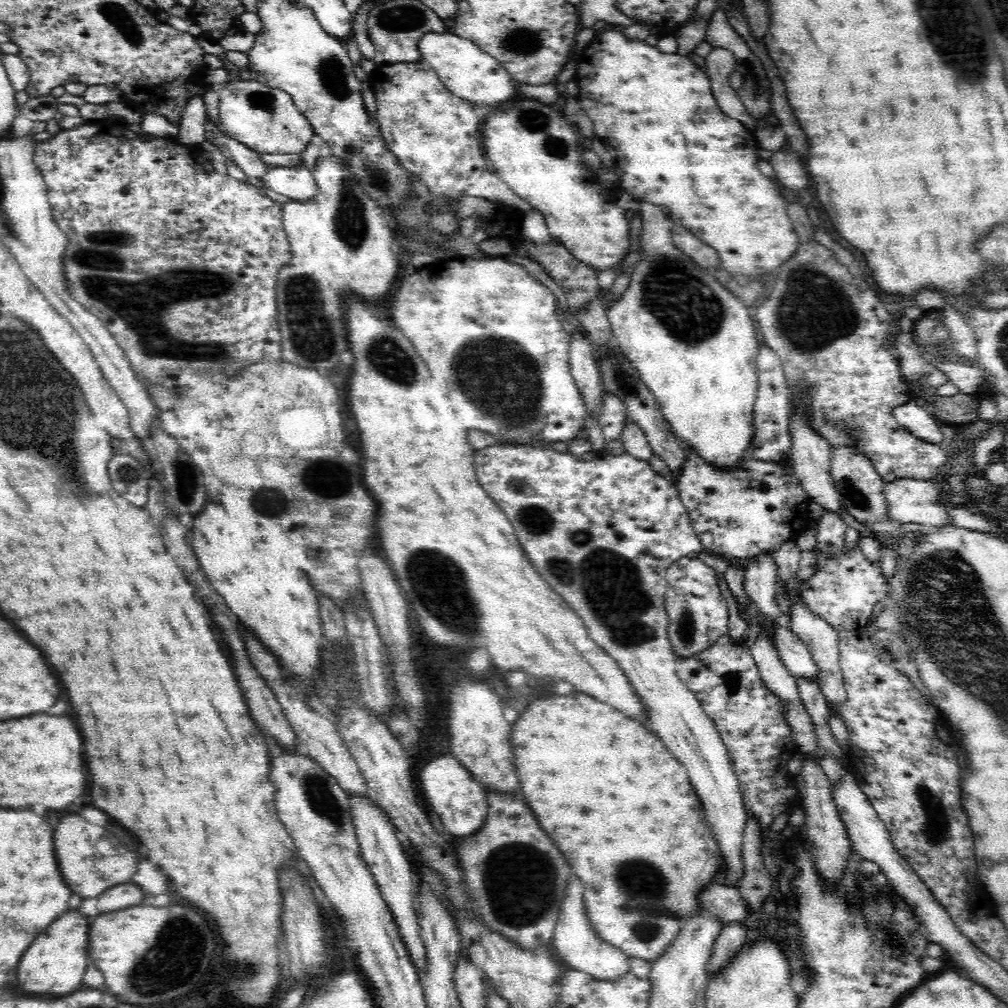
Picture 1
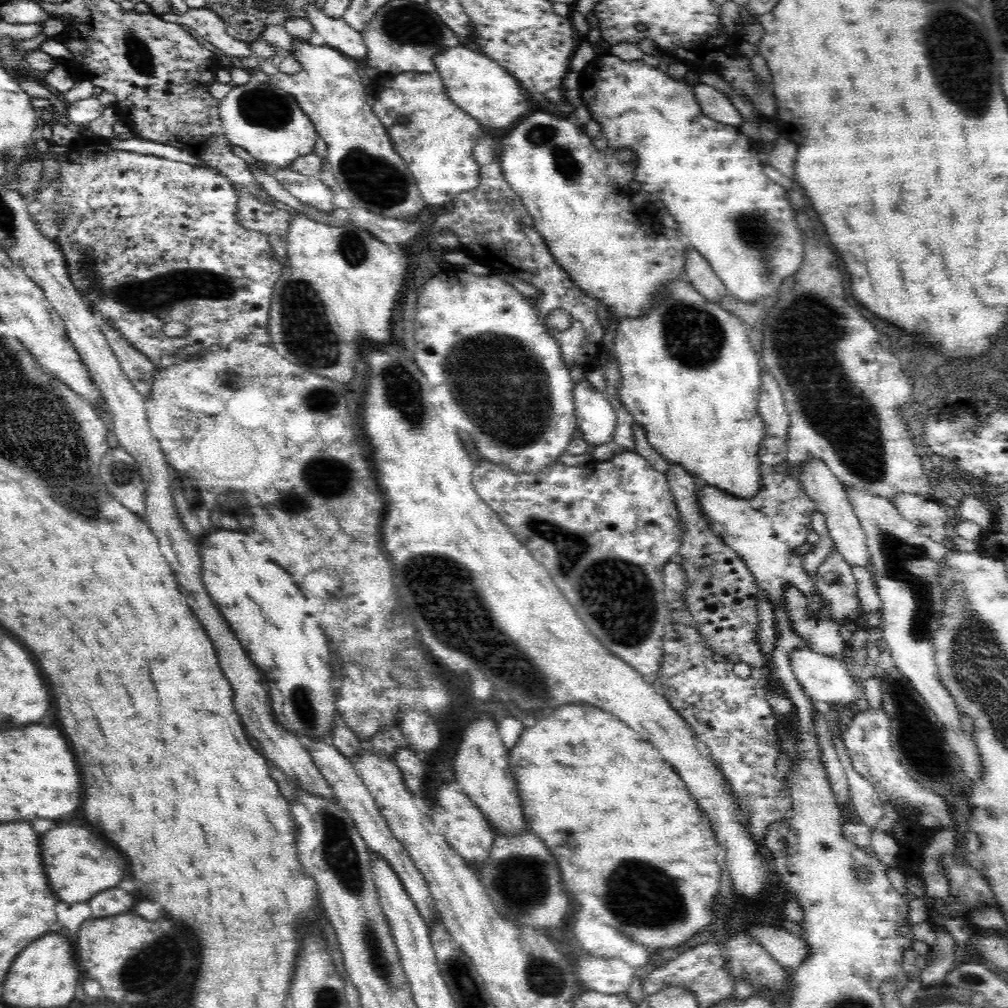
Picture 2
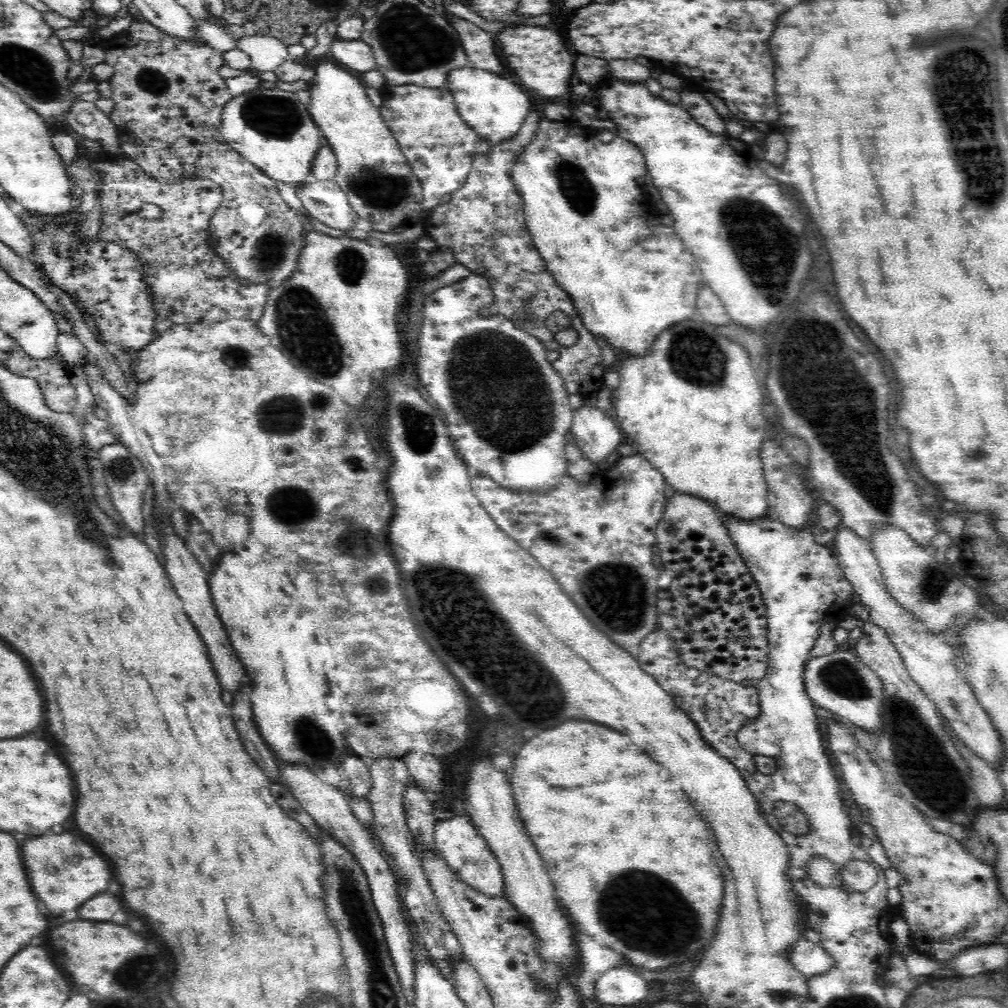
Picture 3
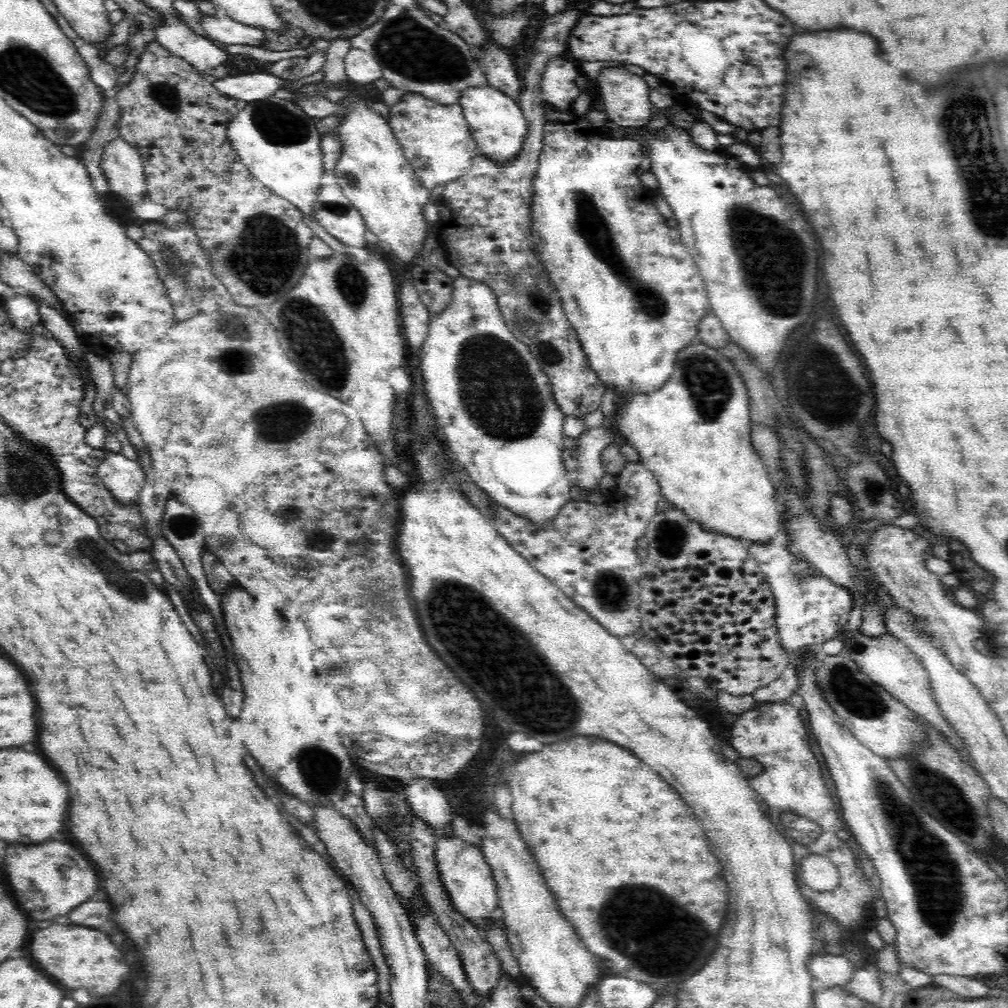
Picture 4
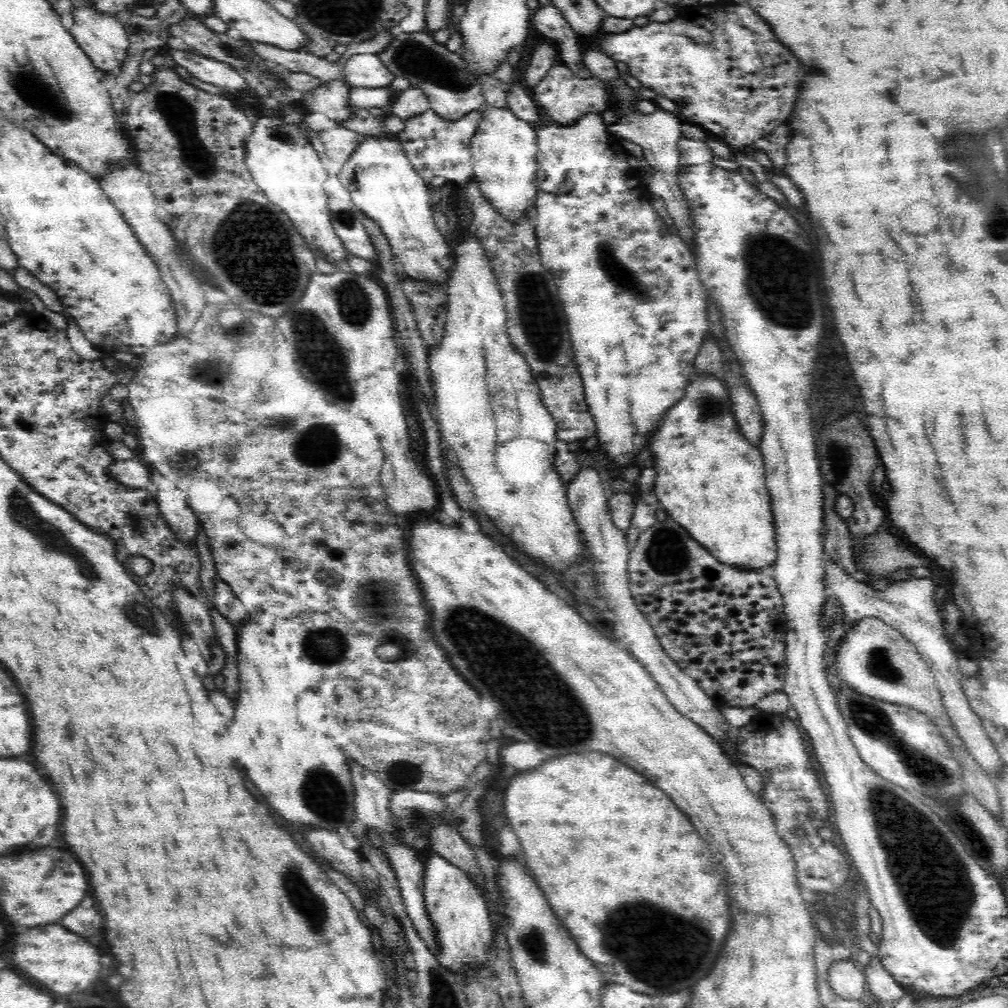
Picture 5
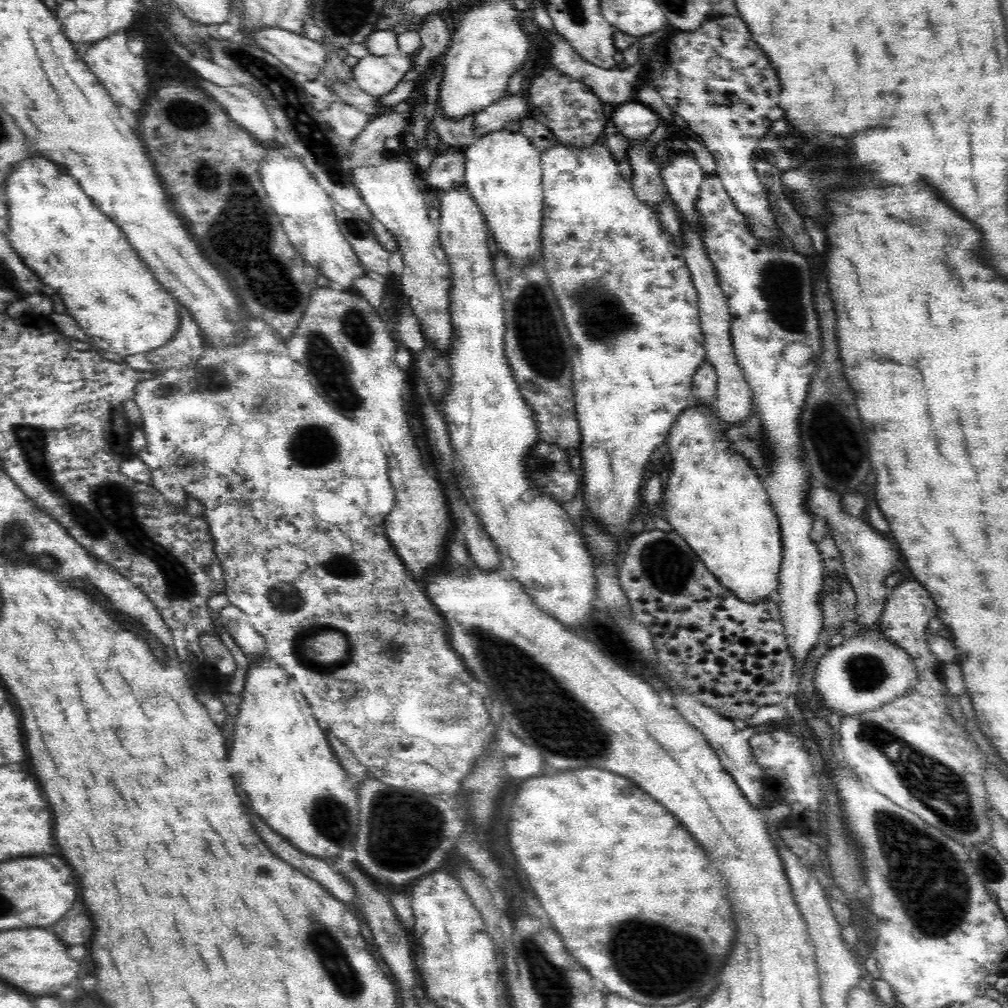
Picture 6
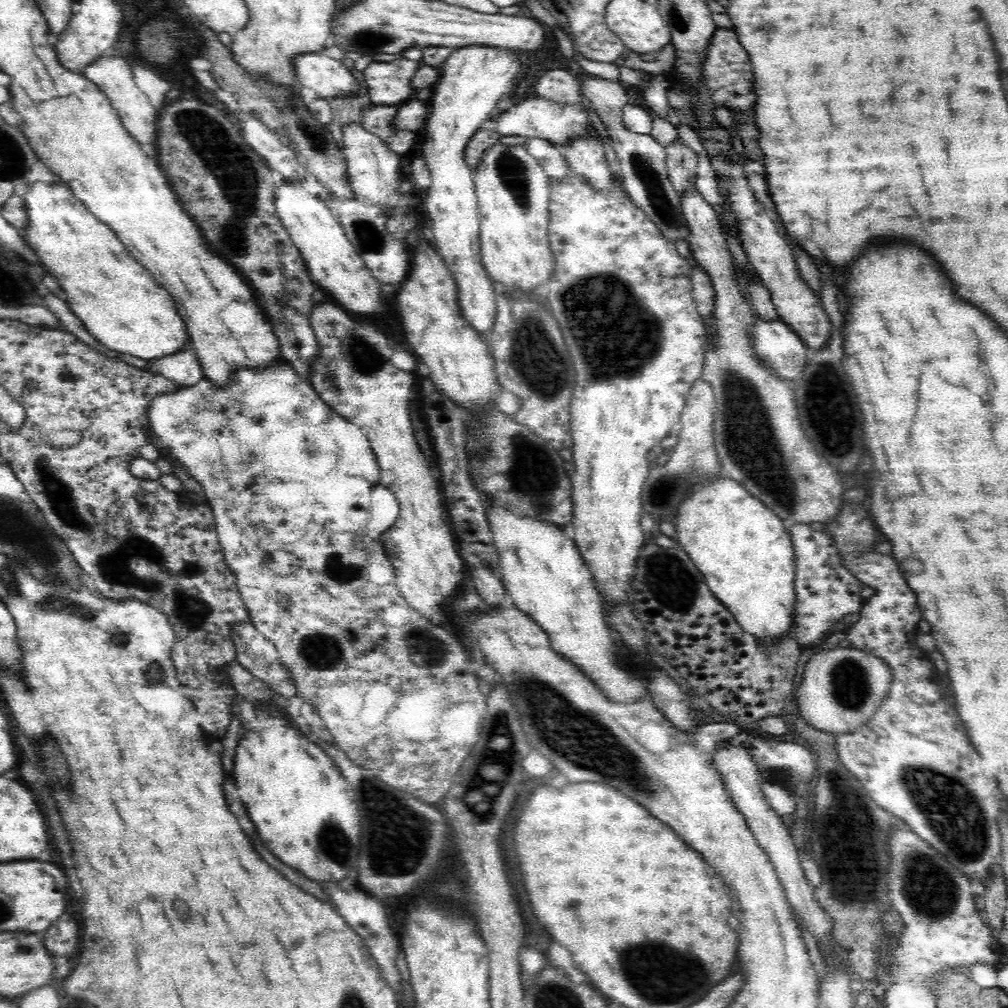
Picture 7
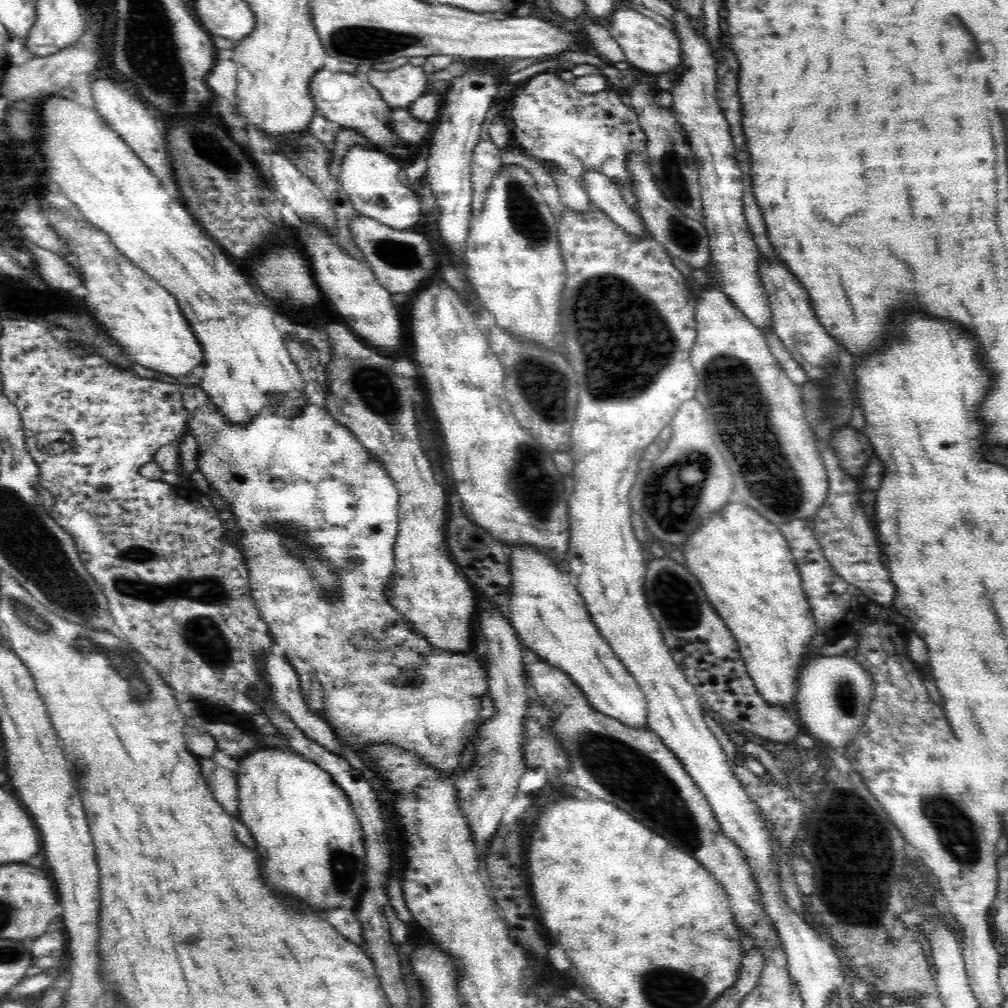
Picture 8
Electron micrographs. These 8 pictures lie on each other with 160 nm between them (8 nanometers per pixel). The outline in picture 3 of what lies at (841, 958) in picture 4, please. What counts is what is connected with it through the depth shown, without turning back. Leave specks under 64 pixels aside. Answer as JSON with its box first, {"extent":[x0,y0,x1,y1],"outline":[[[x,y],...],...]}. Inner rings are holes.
{"extent":[787,938,835,977],"outline":[[[807,938],[794,941],[787,950],[792,966],[804,975],[811,977],[833,969],[835,960],[818,943]]]}

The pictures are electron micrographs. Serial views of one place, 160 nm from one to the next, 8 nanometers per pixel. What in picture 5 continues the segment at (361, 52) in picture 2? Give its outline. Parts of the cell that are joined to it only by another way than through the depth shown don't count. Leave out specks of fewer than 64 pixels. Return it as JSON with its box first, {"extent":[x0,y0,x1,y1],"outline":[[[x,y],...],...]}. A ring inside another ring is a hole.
{"extent":[343,54,395,87],"outline":[[[357,54],[343,64],[346,81],[352,87],[389,87],[395,77],[375,54]]]}

